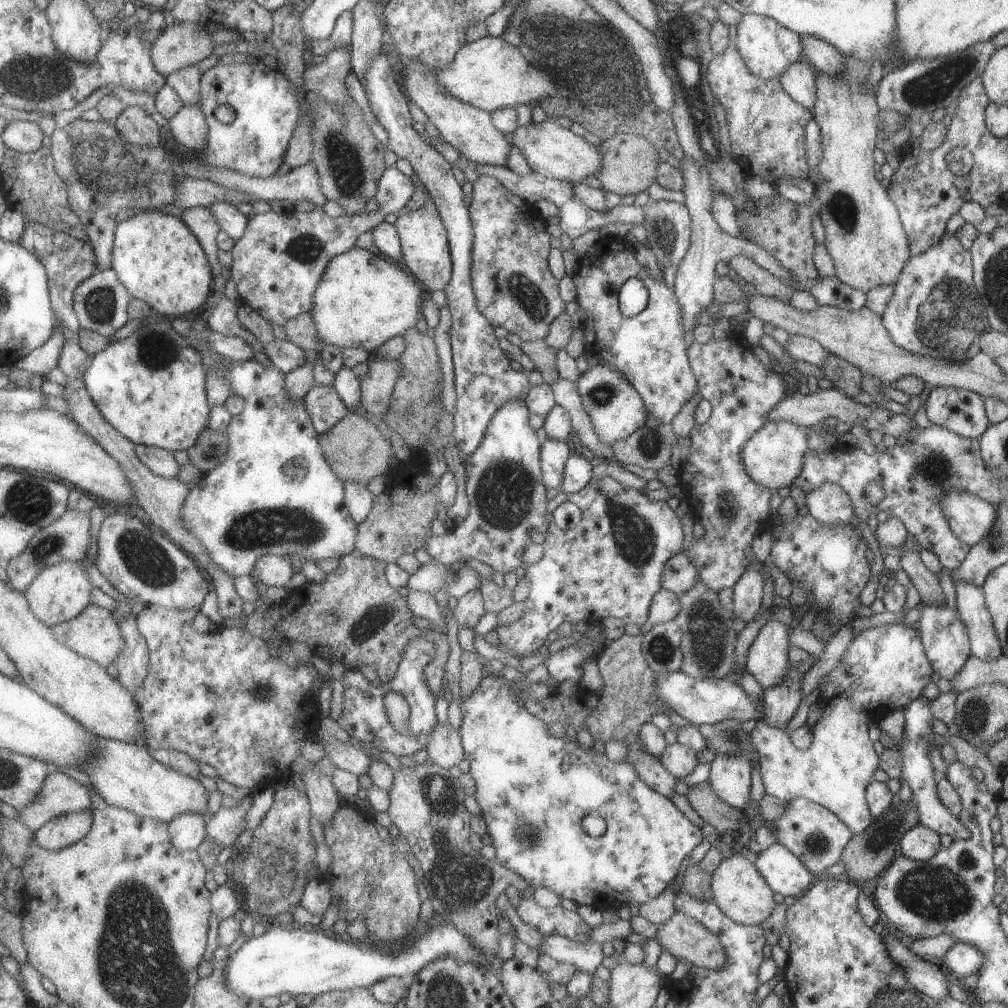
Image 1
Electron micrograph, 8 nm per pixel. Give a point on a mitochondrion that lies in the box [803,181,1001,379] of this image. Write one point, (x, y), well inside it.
(948, 320)

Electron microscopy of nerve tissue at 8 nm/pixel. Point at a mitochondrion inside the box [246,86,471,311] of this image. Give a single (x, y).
(343, 160)

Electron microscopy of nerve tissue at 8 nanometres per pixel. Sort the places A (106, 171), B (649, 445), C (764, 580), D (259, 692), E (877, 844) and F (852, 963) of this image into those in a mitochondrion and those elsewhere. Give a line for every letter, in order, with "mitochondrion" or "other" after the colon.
A: mitochondrion
B: mitochondrion
C: other
D: mitochondrion
E: mitochondrion
F: other

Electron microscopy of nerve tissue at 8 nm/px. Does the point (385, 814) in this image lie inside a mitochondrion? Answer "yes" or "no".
no

